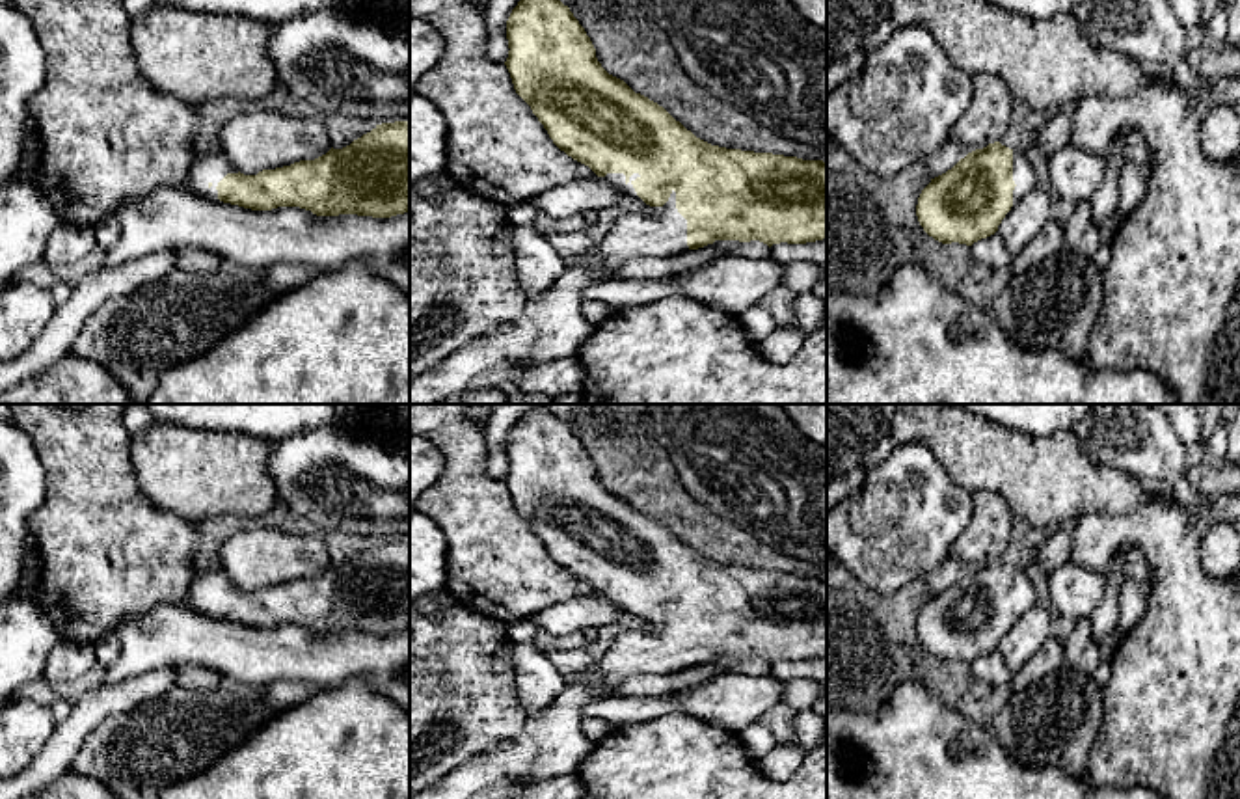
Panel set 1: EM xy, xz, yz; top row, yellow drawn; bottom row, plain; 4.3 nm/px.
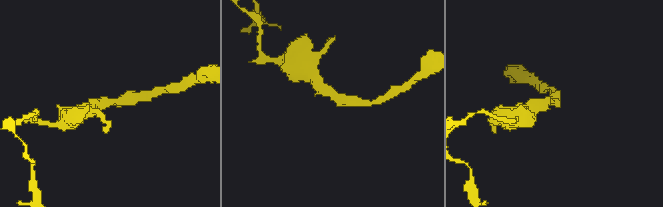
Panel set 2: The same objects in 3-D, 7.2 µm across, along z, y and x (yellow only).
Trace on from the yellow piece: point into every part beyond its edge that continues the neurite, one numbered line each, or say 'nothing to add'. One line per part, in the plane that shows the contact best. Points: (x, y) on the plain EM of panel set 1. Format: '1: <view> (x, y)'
1: xz (550, 744)

